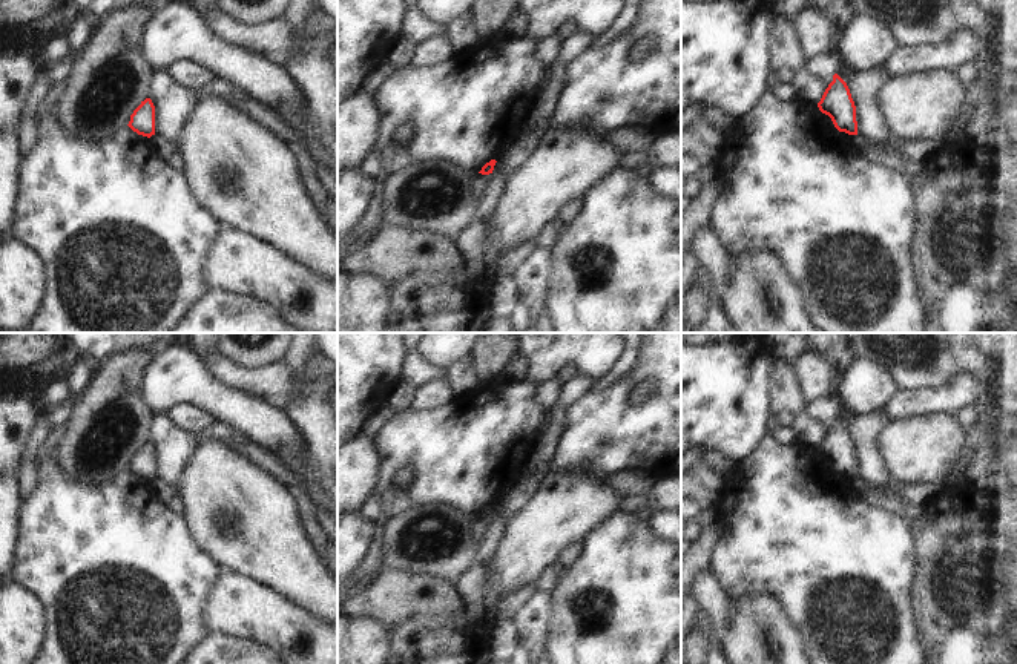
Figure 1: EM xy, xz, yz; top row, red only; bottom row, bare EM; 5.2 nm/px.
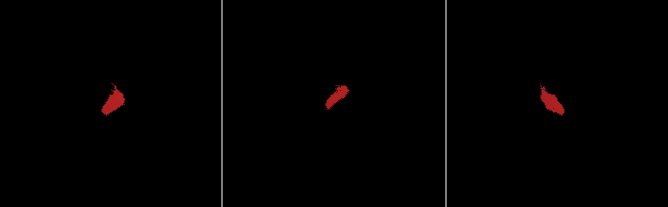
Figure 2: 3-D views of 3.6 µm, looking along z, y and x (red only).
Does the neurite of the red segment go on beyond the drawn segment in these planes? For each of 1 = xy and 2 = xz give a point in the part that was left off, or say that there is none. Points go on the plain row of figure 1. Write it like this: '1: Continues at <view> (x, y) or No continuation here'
1: No continuation here
2: No continuation here.

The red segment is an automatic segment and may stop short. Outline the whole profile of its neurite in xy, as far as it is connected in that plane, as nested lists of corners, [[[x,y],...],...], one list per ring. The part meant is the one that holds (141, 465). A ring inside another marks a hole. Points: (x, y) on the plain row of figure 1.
[[[150,442],[141,445],[141,448],[130,459],[127,469],[143,480],[150,482],[155,478],[155,449]]]

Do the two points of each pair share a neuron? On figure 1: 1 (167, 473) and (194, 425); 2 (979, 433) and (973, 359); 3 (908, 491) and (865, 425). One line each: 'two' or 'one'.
1: two
2: one
3: one

